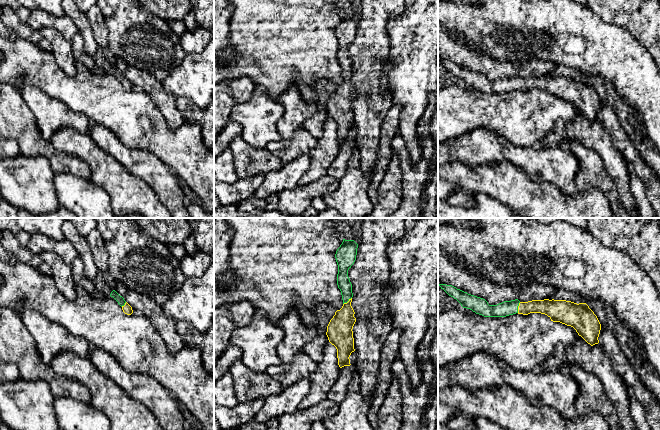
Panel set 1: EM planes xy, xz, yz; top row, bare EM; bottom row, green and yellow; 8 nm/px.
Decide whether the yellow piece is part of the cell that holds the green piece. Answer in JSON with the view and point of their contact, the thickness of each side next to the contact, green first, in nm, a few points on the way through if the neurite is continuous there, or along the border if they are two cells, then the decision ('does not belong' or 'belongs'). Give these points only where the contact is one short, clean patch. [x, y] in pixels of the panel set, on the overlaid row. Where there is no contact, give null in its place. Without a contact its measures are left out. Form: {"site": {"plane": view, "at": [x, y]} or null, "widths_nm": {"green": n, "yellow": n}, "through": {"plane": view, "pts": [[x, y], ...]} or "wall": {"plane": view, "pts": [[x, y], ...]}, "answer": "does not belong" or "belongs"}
{"site": {"plane": "yz", "at": [517, 307]}, "widths_nm": {"green": 120, "yellow": 130}, "through": {"plane": "yz", "pts": [[506, 308], [517, 307], [548, 307]]}, "answer": "belongs"}

